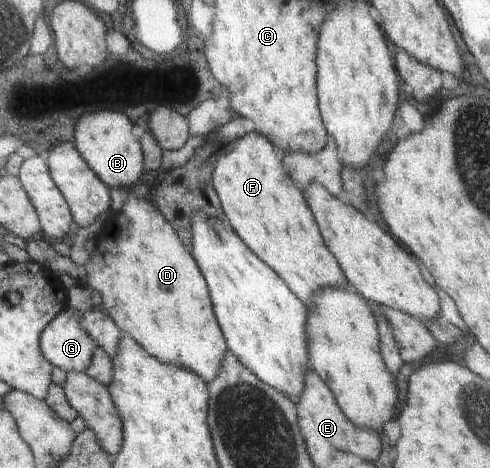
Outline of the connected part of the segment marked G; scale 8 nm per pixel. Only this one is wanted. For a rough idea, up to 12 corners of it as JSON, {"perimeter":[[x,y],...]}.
{"perimeter":[[65,309],[40,337],[41,352],[84,373],[97,342],[81,313]]}

